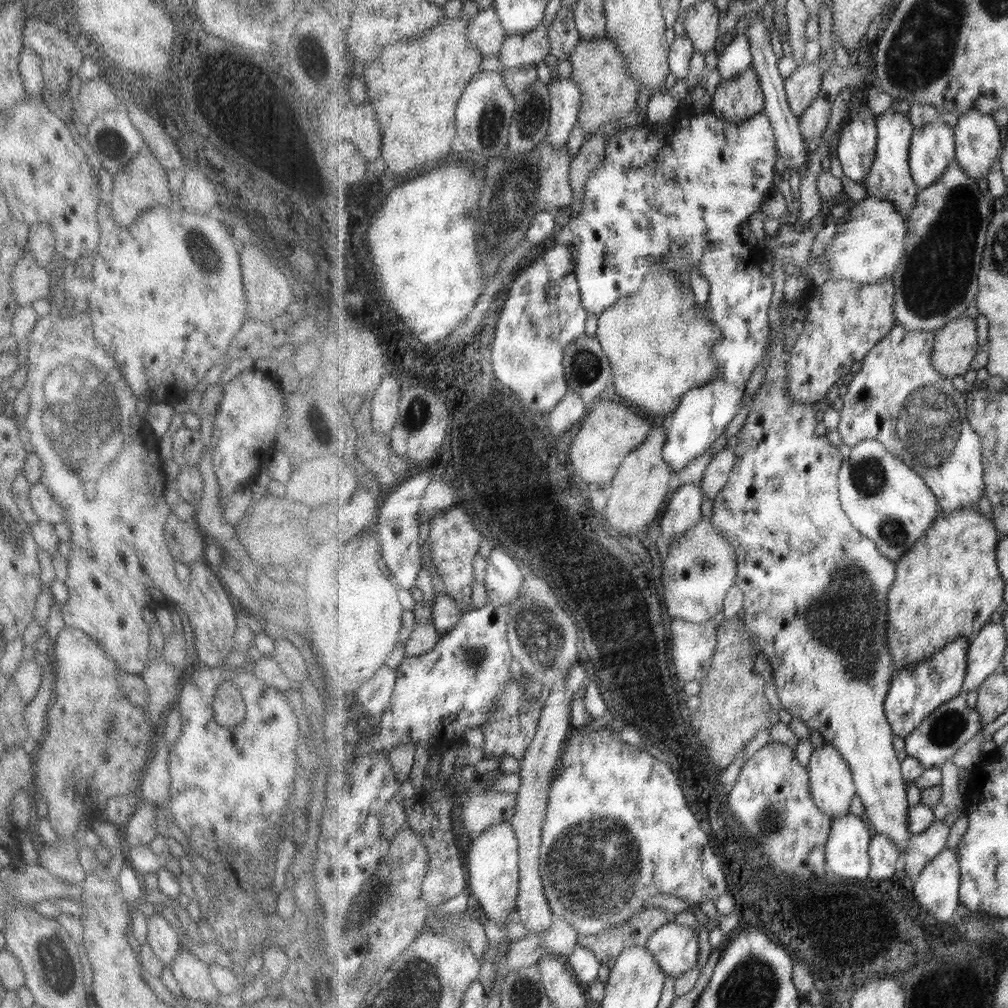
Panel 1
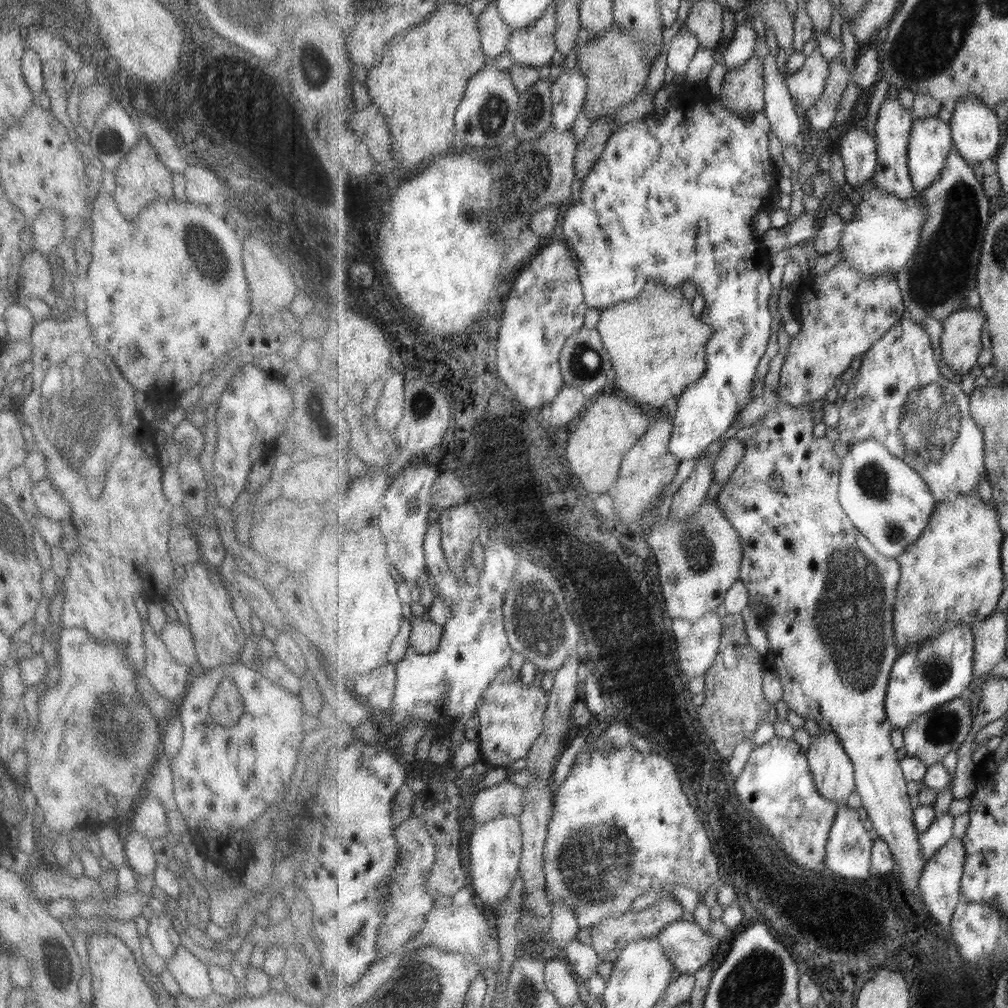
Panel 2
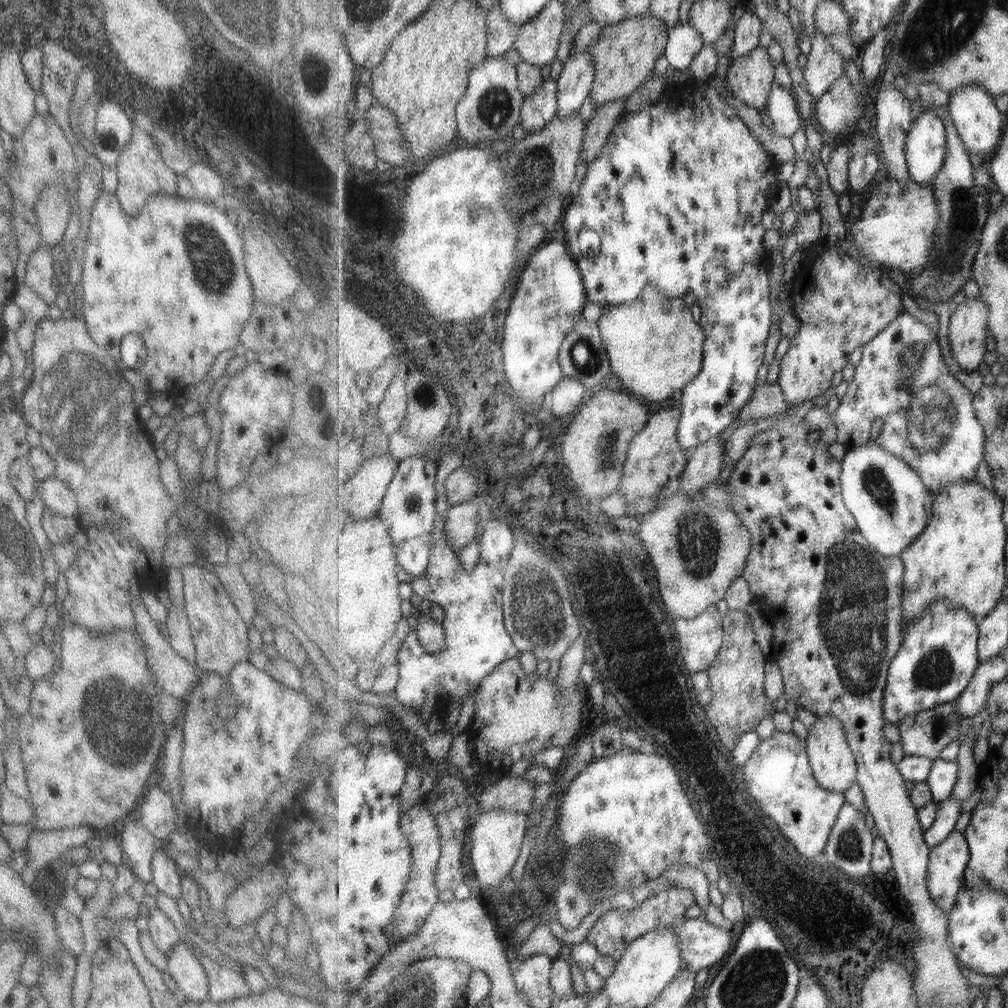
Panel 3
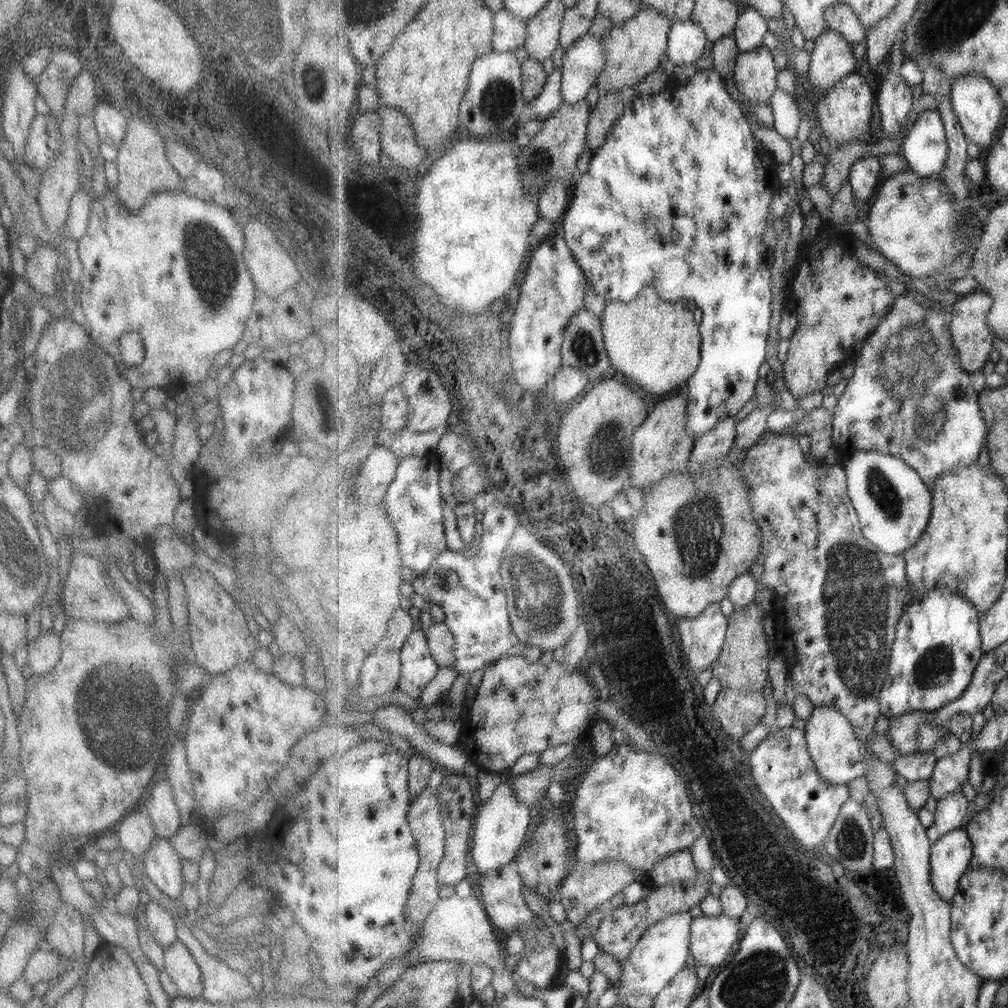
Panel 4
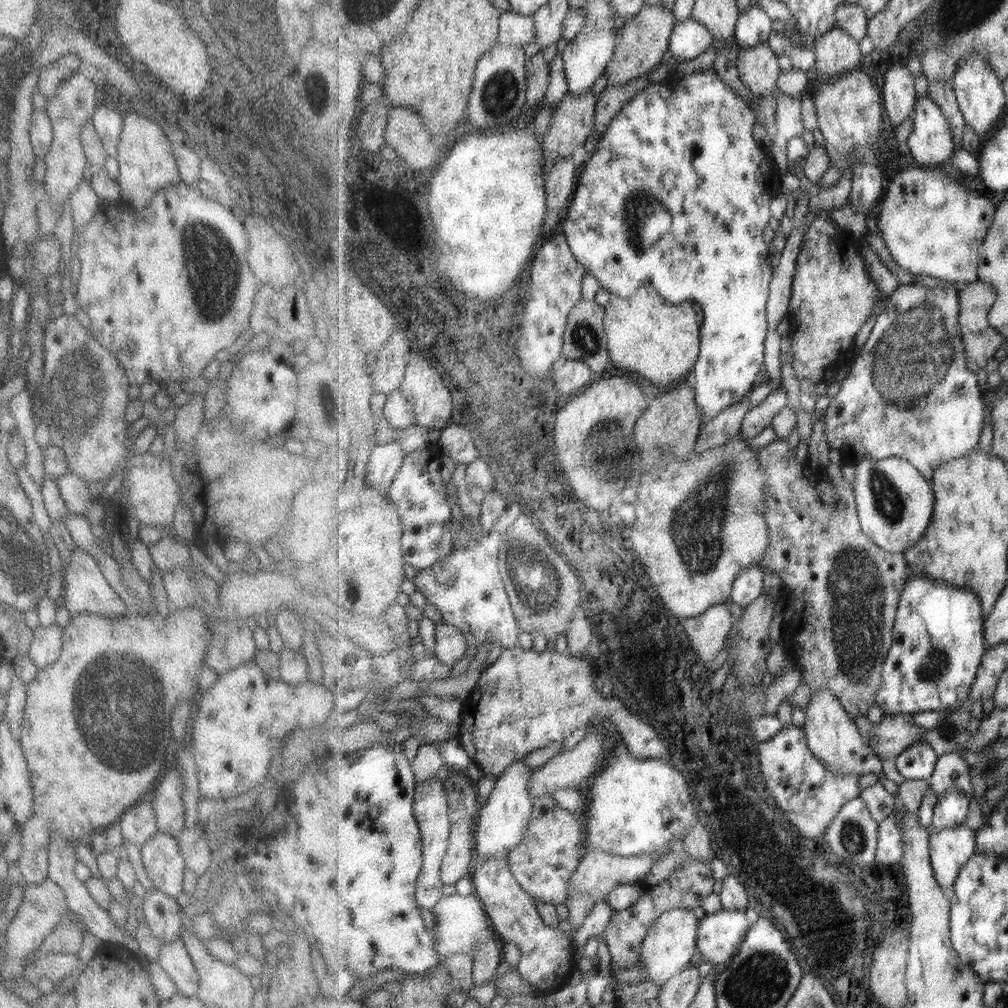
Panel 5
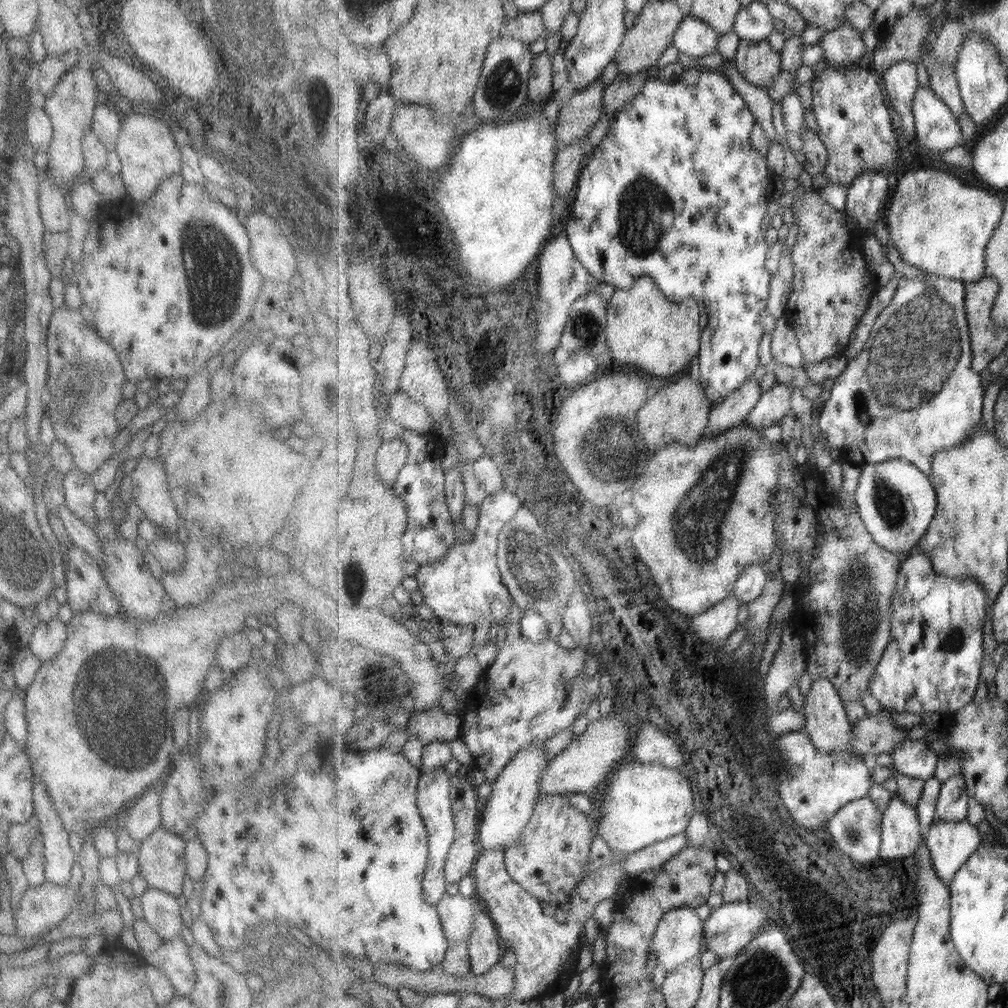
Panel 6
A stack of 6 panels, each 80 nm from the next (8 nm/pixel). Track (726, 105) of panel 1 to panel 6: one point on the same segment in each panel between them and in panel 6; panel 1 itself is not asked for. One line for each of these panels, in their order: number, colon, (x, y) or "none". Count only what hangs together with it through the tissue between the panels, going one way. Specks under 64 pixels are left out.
2: (743, 90)
3: (750, 77)
4: (755, 72)
5: (759, 67)
6: (760, 64)

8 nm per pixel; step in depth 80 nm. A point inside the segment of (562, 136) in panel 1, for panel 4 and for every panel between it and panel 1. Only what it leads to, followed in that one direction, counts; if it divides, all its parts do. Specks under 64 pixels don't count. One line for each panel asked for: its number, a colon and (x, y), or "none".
2: (569, 92)
3: (575, 82)
4: (582, 64)

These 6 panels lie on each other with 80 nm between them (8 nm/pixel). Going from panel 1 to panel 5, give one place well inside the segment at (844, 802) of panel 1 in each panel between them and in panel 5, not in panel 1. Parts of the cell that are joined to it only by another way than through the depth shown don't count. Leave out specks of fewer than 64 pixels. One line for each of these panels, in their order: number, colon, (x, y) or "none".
2: (834, 774)
3: (835, 767)
4: (840, 756)
5: (831, 733)

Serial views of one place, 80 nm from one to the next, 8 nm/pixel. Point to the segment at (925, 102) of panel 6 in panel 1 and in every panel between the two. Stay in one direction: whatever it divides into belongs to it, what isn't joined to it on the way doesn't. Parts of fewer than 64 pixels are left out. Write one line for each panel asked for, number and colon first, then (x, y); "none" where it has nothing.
1: (932, 151)
2: (931, 142)
3: (926, 149)
4: (925, 147)
5: (931, 142)

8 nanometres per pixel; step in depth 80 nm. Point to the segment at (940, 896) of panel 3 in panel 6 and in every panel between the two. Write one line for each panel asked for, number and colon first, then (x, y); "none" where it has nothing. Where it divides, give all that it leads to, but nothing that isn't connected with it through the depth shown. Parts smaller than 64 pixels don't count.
4: (951, 855)
5: (951, 848)
6: (951, 842)

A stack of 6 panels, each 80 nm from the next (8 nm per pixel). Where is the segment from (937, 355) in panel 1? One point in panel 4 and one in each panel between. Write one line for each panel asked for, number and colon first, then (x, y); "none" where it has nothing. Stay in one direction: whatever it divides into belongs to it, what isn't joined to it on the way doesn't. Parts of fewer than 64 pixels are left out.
2: (960, 341)
3: (968, 328)
4: (973, 337)

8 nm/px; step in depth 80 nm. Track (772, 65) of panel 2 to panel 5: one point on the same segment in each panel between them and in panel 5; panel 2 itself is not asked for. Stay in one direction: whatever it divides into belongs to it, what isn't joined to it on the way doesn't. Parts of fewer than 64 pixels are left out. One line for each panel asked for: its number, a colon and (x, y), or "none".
3: (782, 108)
4: (787, 116)
5: (788, 116)

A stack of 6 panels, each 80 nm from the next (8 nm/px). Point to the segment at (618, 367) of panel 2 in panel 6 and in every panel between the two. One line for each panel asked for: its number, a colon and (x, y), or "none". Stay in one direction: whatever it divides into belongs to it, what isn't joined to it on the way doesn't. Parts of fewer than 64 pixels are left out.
3: (656, 347)
4: (657, 344)
5: (647, 335)
6: (644, 329)

